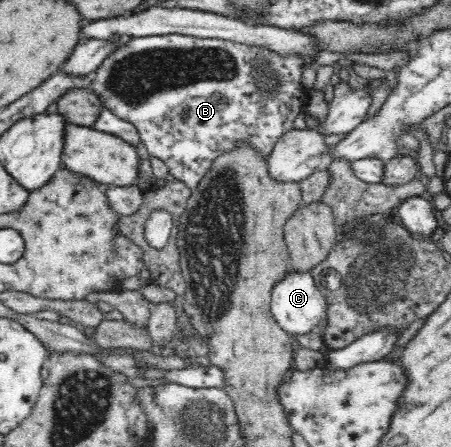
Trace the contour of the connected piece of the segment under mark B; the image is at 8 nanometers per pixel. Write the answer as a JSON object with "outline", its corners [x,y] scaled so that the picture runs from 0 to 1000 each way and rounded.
{"outline":[[[368,76],[361,81],[319,81],[290,85],[273,101],[264,98],[255,112],[228,134],[220,152],[208,161],[208,174],[191,195],[220,217],[220,228],[231,242],[242,244],[255,260],[295,277],[306,291],[310,318],[326,331],[333,349],[344,349],[368,365],[375,385],[395,403],[406,405],[424,423],[437,421],[446,400],[457,394],[459,383],[470,374],[475,358],[492,345],[506,342],[525,329],[552,324],[561,329],[583,356],[592,358],[599,340],[627,300],[650,286],[650,273],[663,255],[676,251],[681,201],[670,192],[672,154],[683,139],[665,121],[619,121],[583,103],[552,103],[514,89],[490,89],[488,85],[432,85],[406,76]]]}

